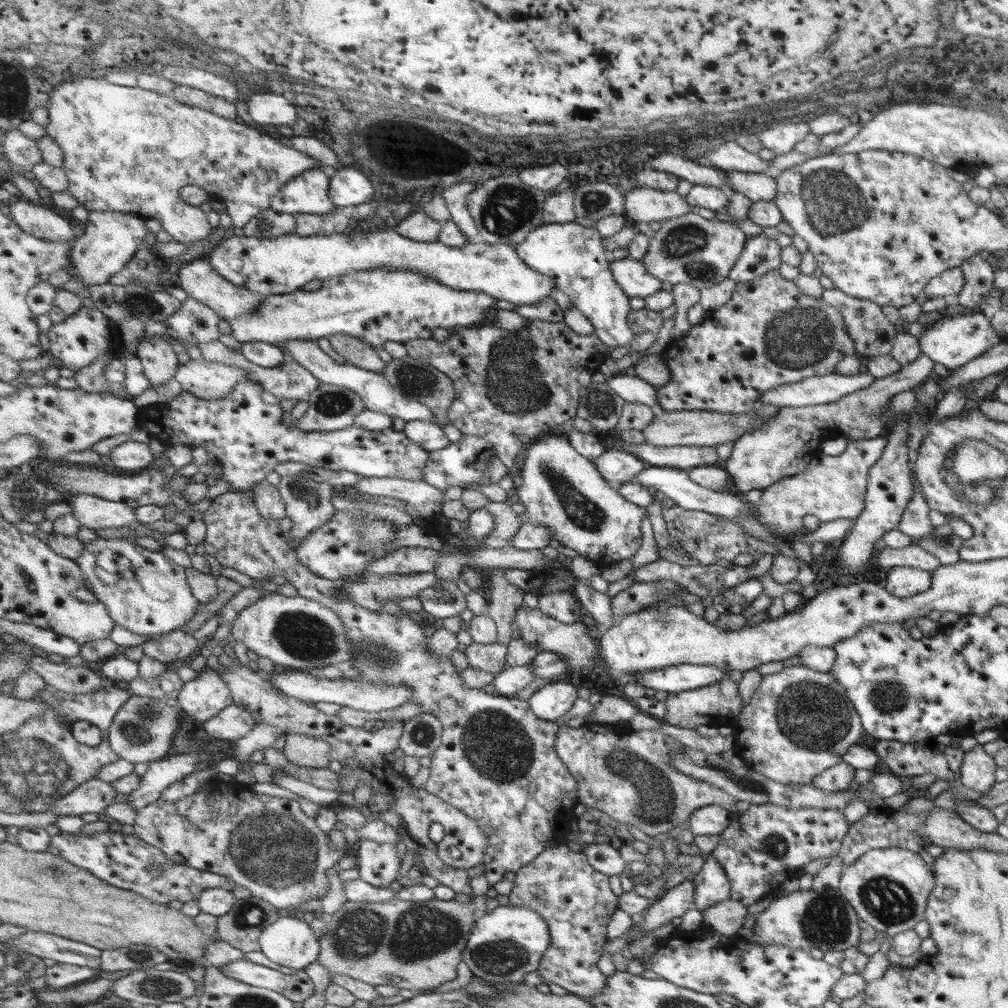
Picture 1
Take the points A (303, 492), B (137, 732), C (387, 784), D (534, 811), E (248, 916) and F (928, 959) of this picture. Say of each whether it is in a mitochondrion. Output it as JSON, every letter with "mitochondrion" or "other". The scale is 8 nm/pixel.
{"A":"mitochondrion","B":"mitochondrion","C":"other","D":"other","E":"mitochondrion","F":"other"}

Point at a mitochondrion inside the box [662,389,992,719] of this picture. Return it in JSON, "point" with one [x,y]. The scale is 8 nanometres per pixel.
{"point":[966,483]}

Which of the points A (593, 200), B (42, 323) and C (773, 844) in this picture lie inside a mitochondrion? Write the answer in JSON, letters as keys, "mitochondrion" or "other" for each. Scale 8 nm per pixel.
{"A":"mitochondrion","B":"other","C":"mitochondrion"}

